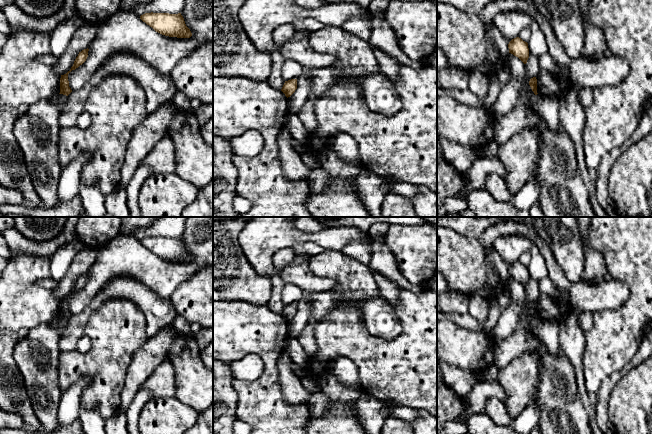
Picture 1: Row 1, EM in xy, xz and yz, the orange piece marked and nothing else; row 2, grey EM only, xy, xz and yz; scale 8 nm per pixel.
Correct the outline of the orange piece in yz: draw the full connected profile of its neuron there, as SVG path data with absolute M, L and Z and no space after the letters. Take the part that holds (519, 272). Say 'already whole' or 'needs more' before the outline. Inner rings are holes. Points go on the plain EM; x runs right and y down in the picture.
already whole; M516 261L509 266L508 272L509 277L518 281L524 288L527 287L529 282L529 272L527 266L523 265L519 261Z

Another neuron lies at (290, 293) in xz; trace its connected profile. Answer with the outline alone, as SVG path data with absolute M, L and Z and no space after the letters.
M285 283L282 289L282 301L285 305L297 303L302 297L302 289L299 287Z

